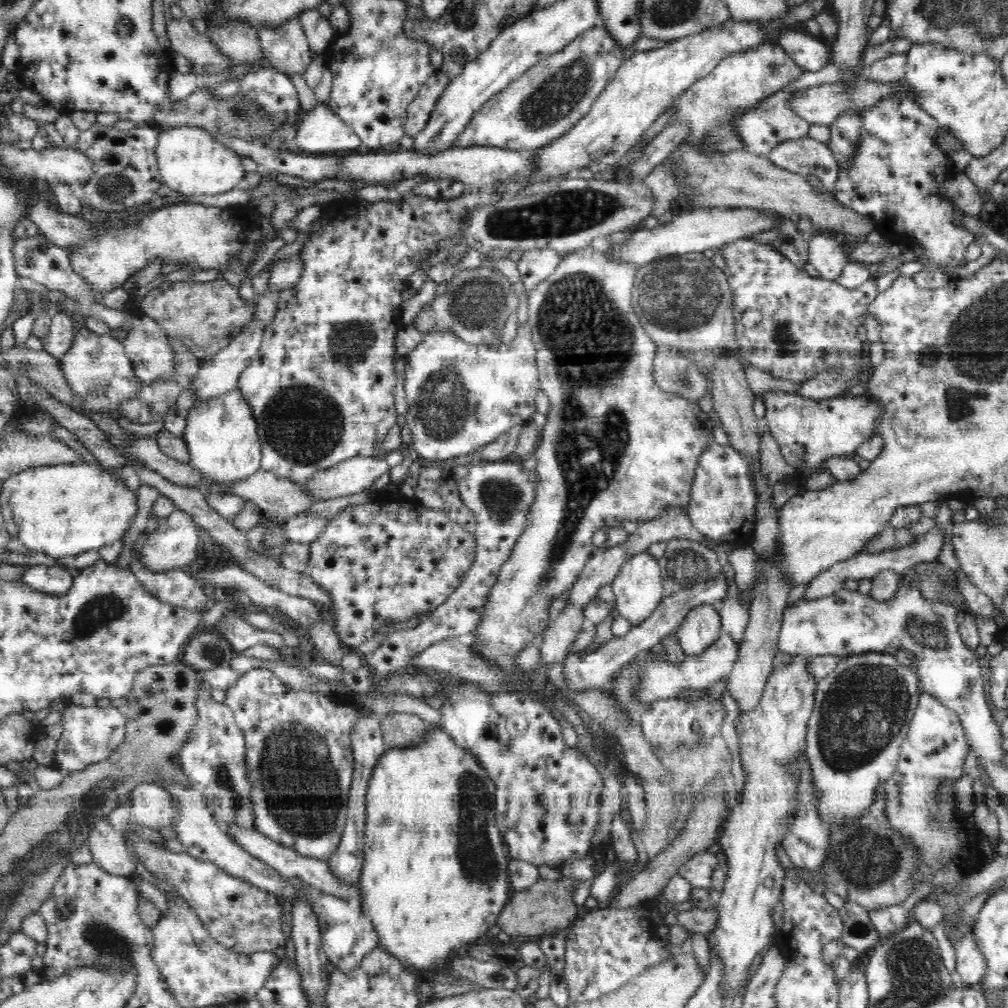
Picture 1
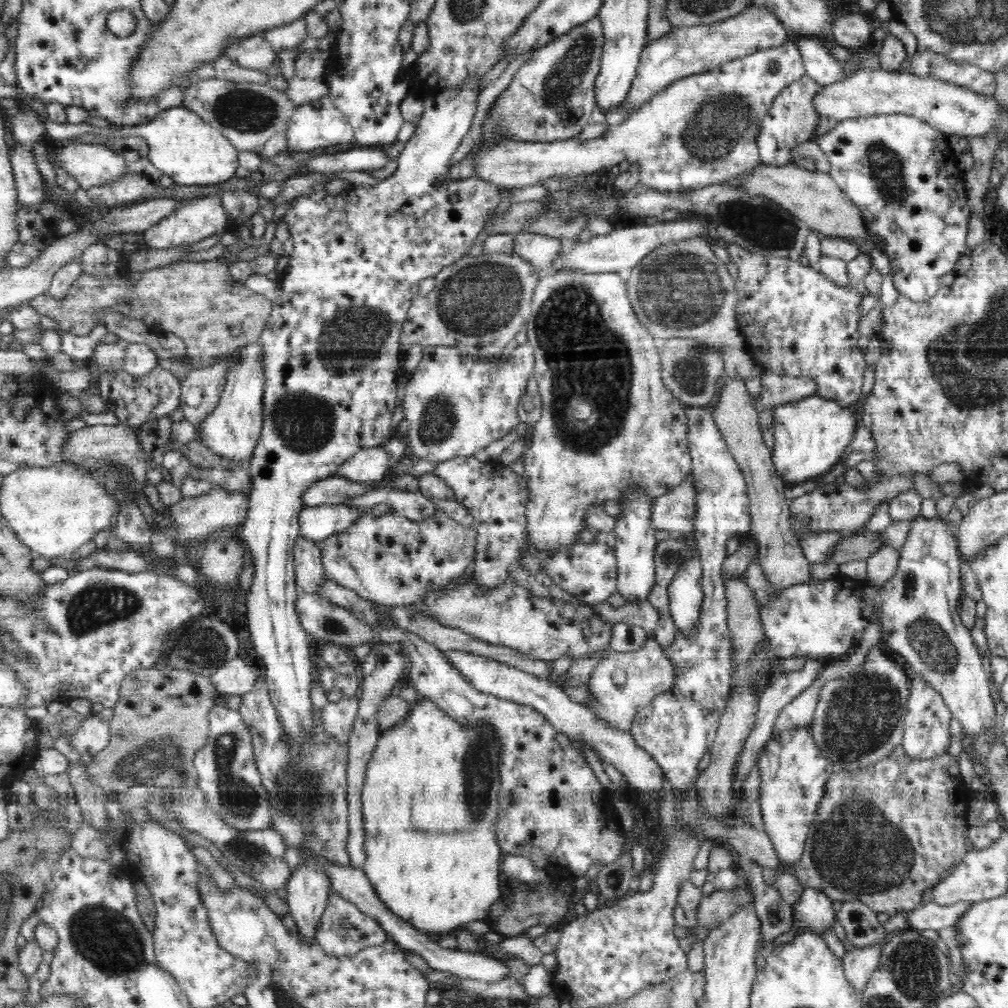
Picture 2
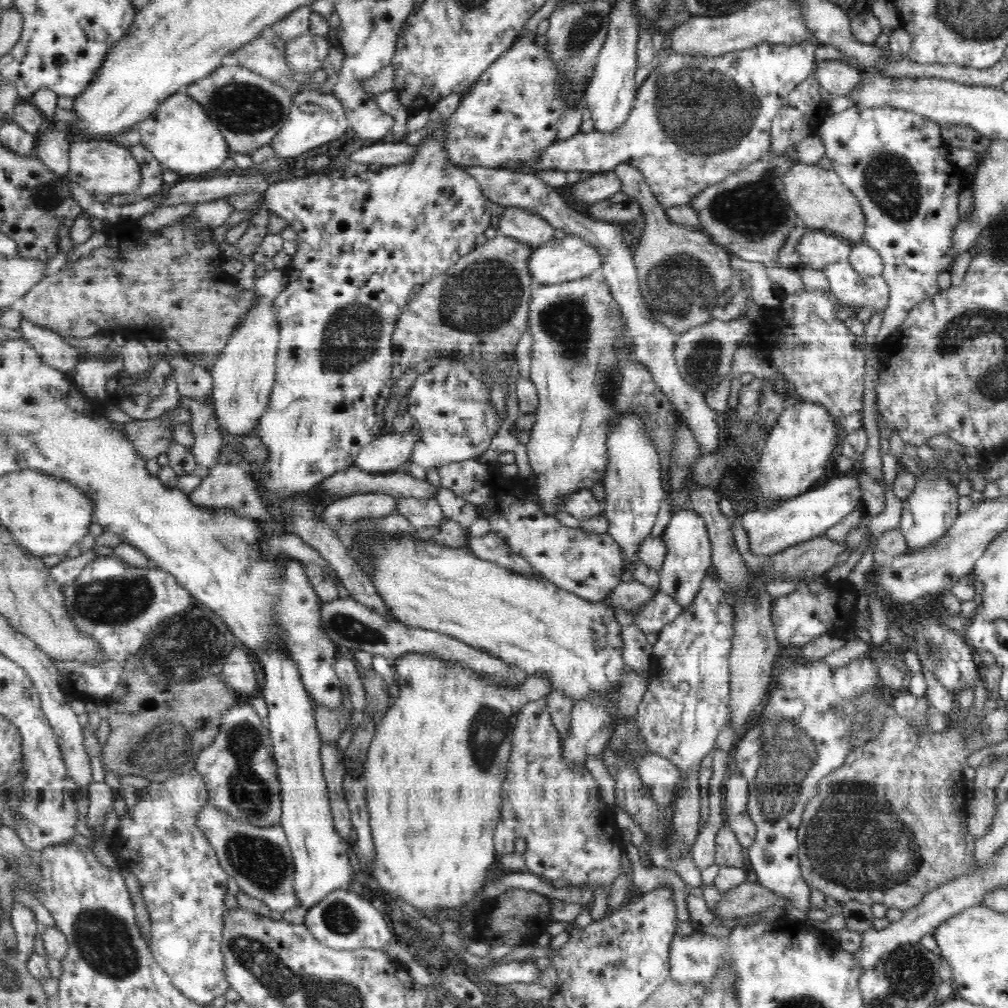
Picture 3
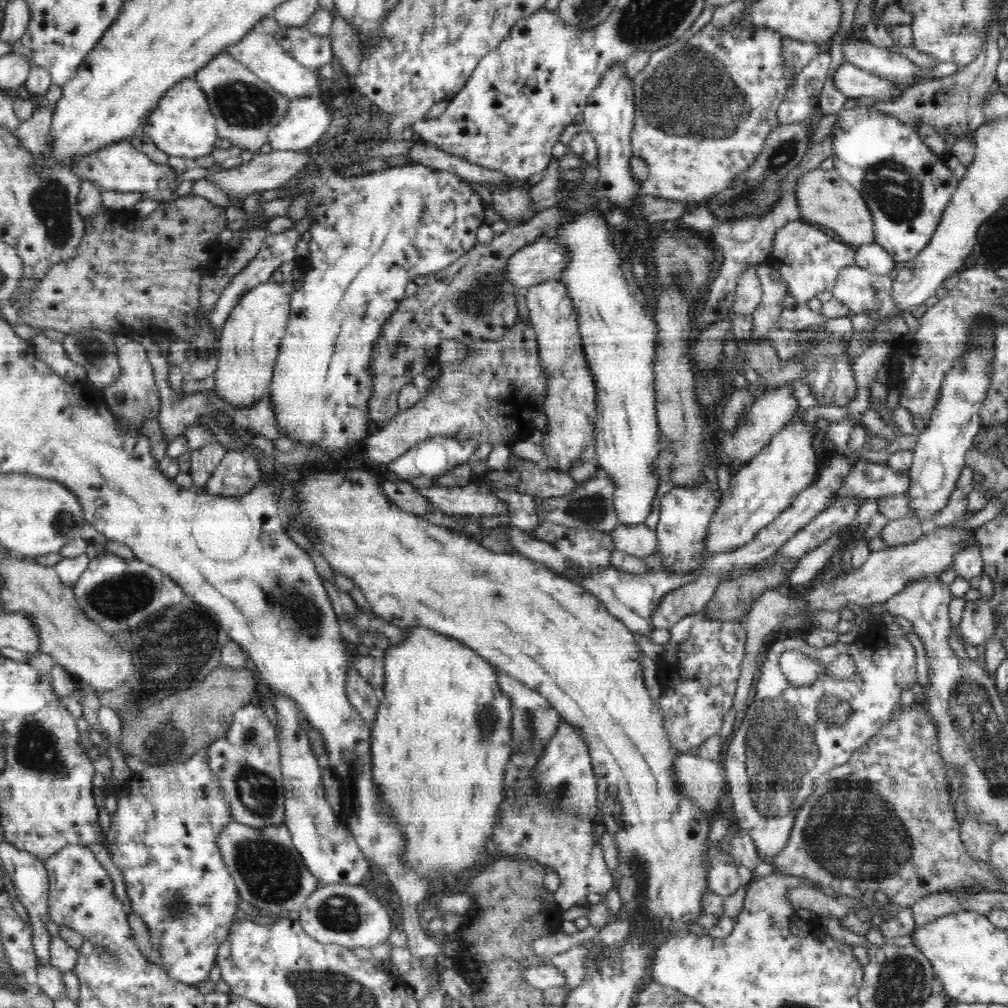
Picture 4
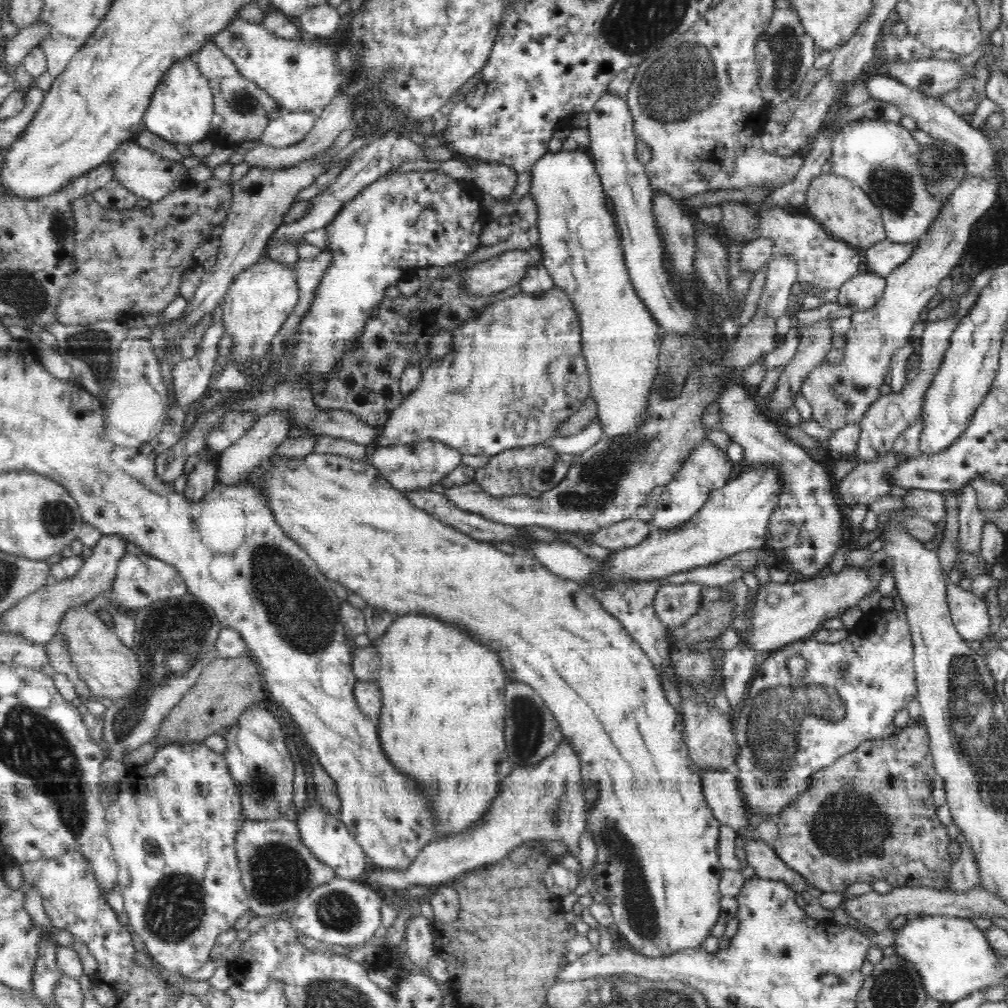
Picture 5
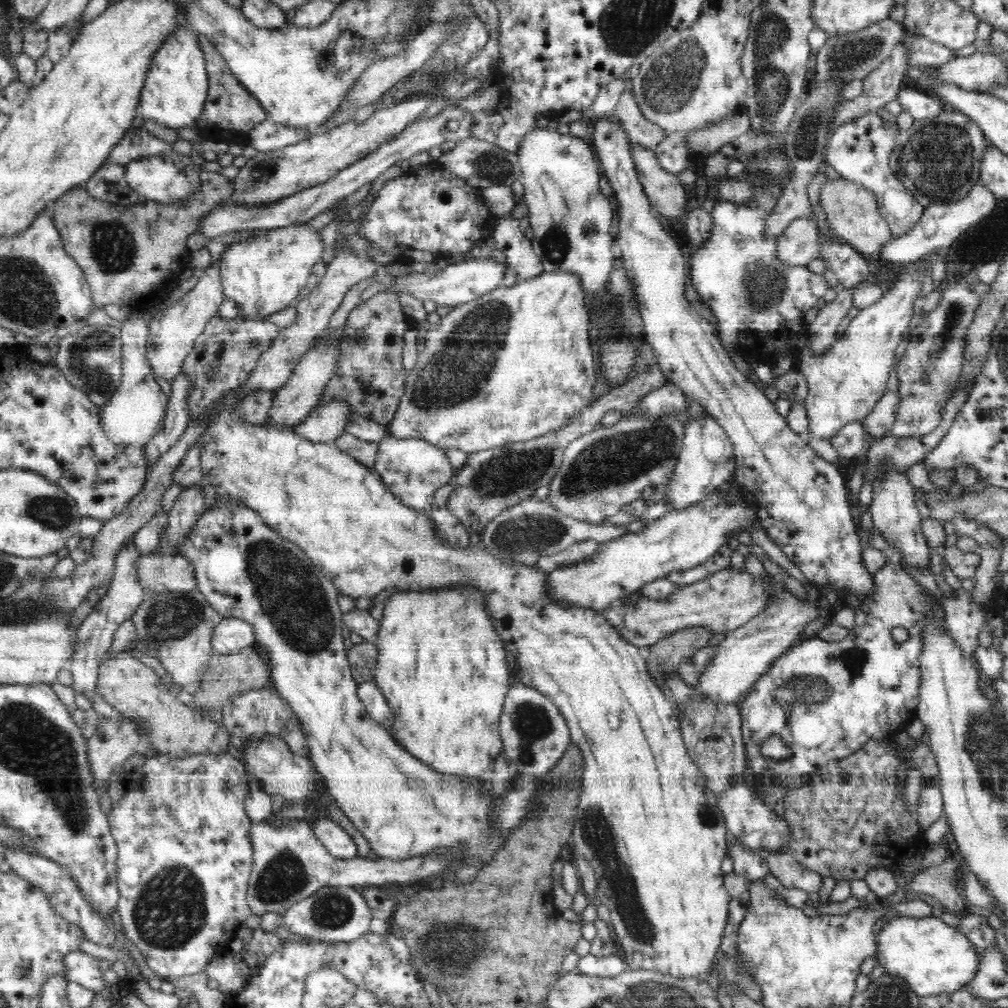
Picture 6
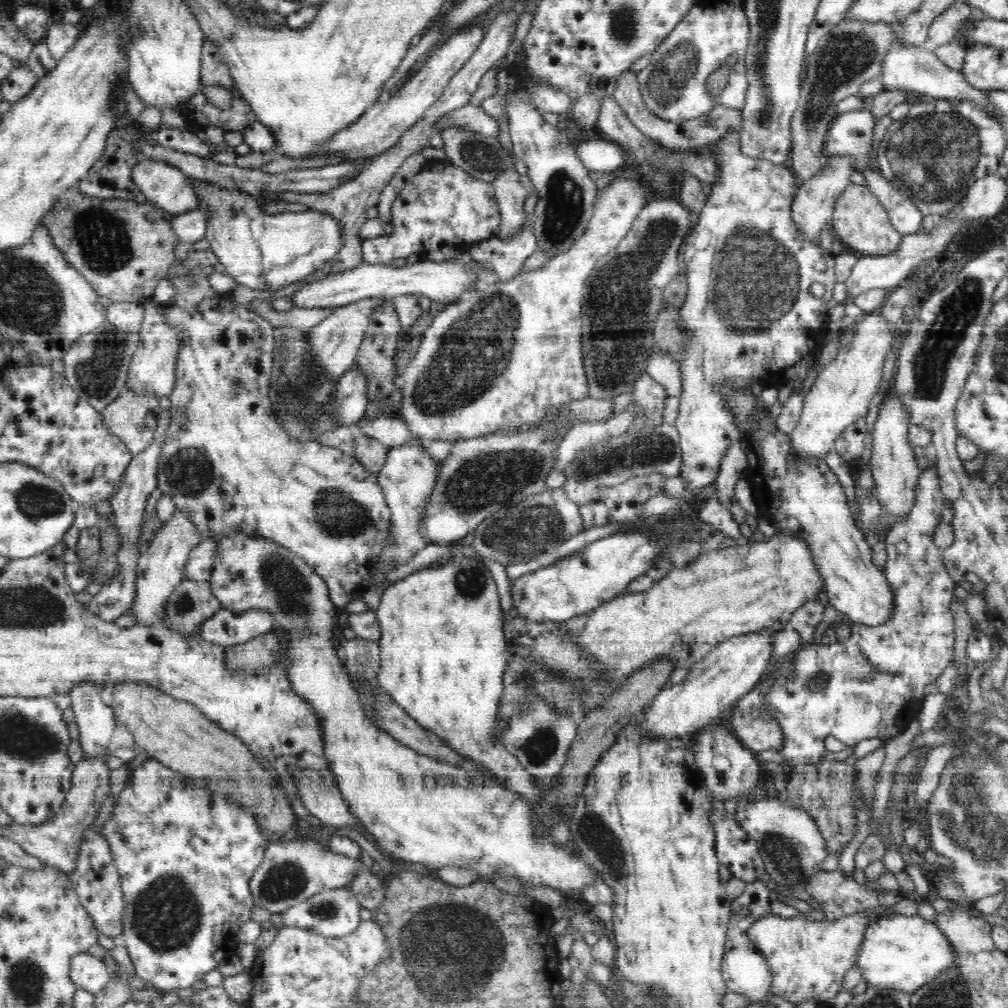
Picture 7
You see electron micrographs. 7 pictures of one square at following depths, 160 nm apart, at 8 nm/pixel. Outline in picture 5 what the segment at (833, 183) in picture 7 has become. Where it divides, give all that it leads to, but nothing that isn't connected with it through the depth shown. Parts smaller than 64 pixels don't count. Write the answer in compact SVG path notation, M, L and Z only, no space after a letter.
M790 255L772 257L766 264L765 286L760 296L760 302L758 302L758 312L749 323L740 328L732 345L729 343L724 345L719 352L720 358L708 366L702 366L696 370L692 369L686 378L685 387L677 397L650 402L646 407L642 424L636 430L630 434L625 434L623 437L606 437L603 435L596 444L577 454L578 462L569 465L566 476L554 488L543 492L539 497L529 497L527 494L495 497L484 492L478 483L472 481L464 485L446 488L443 494L461 510L480 514L483 518L516 528L534 525L559 532L592 533L632 518L636 515L638 507L646 502L646 495L652 488L667 485L682 468L682 463L685 462L688 455L708 438L708 429L701 423L701 416L705 411L705 406L715 402L725 382L733 375L739 376L745 366L756 362L757 358L760 358L764 352L772 352L780 346L777 343L775 324L779 317L787 314L786 309L790 305L791 290L797 282L797 274L798 265L796 265L794 257L790 257Z

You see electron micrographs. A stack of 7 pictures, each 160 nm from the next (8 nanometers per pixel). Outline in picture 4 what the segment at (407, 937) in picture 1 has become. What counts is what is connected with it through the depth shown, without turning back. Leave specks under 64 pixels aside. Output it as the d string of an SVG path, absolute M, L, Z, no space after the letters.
M424 626L408 627L406 631L407 637L400 644L390 646L385 651L383 666L385 672L384 698L379 702L375 720L371 722L372 775L374 775L374 783L377 785L386 813L390 815L392 821L396 821L400 825L400 831L404 833L404 841L406 841L406 852L402 856L404 863L408 867L416 869L416 873L422 879L430 882L430 890L432 890L436 886L437 880L442 880L447 876L456 876L460 870L470 869L476 861L478 864L482 853L486 851L486 844L493 836L497 814L505 799L503 793L504 778L508 762L510 762L513 754L512 711L509 698L498 686L495 668L482 656L479 656L470 647L459 643L456 639L441 635Z

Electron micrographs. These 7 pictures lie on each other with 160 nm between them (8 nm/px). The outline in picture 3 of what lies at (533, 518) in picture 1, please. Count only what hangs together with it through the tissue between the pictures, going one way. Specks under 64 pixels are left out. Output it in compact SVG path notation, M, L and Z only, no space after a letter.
M588 276L560 284L537 285L531 294L529 310L527 326L533 337L529 380L536 385L539 401L535 412L536 422L531 429L531 437L524 446L536 476L534 487L542 500L538 506L543 513L555 517L556 513L566 512L566 500L572 494L582 489L591 490L595 482L602 482L608 462L606 439L609 426L626 413L638 413L642 417L646 431L656 443L660 455L662 487L664 491L671 492L667 472L675 441L673 432L680 421L680 414L674 403L670 402L654 382L652 373L634 359L632 342L621 342L628 330L609 284L605 280L593 280Z

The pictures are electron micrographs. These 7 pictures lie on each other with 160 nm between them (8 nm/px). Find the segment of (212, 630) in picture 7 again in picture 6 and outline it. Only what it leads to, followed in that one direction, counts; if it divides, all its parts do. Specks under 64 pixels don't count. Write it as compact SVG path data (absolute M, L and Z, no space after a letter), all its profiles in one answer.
M223 618L214 627L211 636L212 655L236 654L244 648L255 646L256 631L250 621Z

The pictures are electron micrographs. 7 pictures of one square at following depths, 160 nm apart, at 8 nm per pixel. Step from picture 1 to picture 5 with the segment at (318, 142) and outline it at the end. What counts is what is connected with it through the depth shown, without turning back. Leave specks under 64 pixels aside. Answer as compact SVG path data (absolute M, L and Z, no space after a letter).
M282 109L278 118L271 120L264 129L259 143L273 147L298 144L313 129L318 113L290 112Z

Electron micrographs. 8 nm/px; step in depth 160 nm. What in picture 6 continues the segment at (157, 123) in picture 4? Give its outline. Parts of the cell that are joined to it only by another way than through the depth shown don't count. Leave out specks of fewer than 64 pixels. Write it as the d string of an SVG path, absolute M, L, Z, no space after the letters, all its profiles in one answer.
M185 24L180 25L174 34L168 35L166 42L156 50L150 62L150 70L146 74L146 82L136 110L138 122L154 120L176 130L188 126L196 127L202 116L210 85L205 65L199 40Z

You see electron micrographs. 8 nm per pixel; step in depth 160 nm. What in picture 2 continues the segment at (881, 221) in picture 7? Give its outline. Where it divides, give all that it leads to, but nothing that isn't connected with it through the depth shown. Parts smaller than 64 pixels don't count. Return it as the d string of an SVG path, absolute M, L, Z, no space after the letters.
M763 163L758 169L746 172L731 183L744 187L750 195L762 195L776 201L822 237L851 240L866 232L860 209L838 188L829 173L809 172L794 164L773 166Z

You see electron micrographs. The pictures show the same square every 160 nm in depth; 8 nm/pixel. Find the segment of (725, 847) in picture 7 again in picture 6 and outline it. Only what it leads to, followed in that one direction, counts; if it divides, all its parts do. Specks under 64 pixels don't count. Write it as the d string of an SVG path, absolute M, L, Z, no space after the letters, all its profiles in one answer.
M732 845L727 850L727 856L733 860L733 872L750 882L762 880L770 874L770 865L762 858L760 852L742 845Z

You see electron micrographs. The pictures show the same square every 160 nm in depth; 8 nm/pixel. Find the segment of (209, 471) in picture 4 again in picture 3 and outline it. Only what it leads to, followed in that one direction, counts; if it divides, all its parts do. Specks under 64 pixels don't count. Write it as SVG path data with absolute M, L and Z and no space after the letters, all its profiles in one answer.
M211 394L206 402L198 402L190 397L183 397L181 402L192 414L189 421L195 438L192 454L200 468L212 470L222 458L220 448L224 444Z

